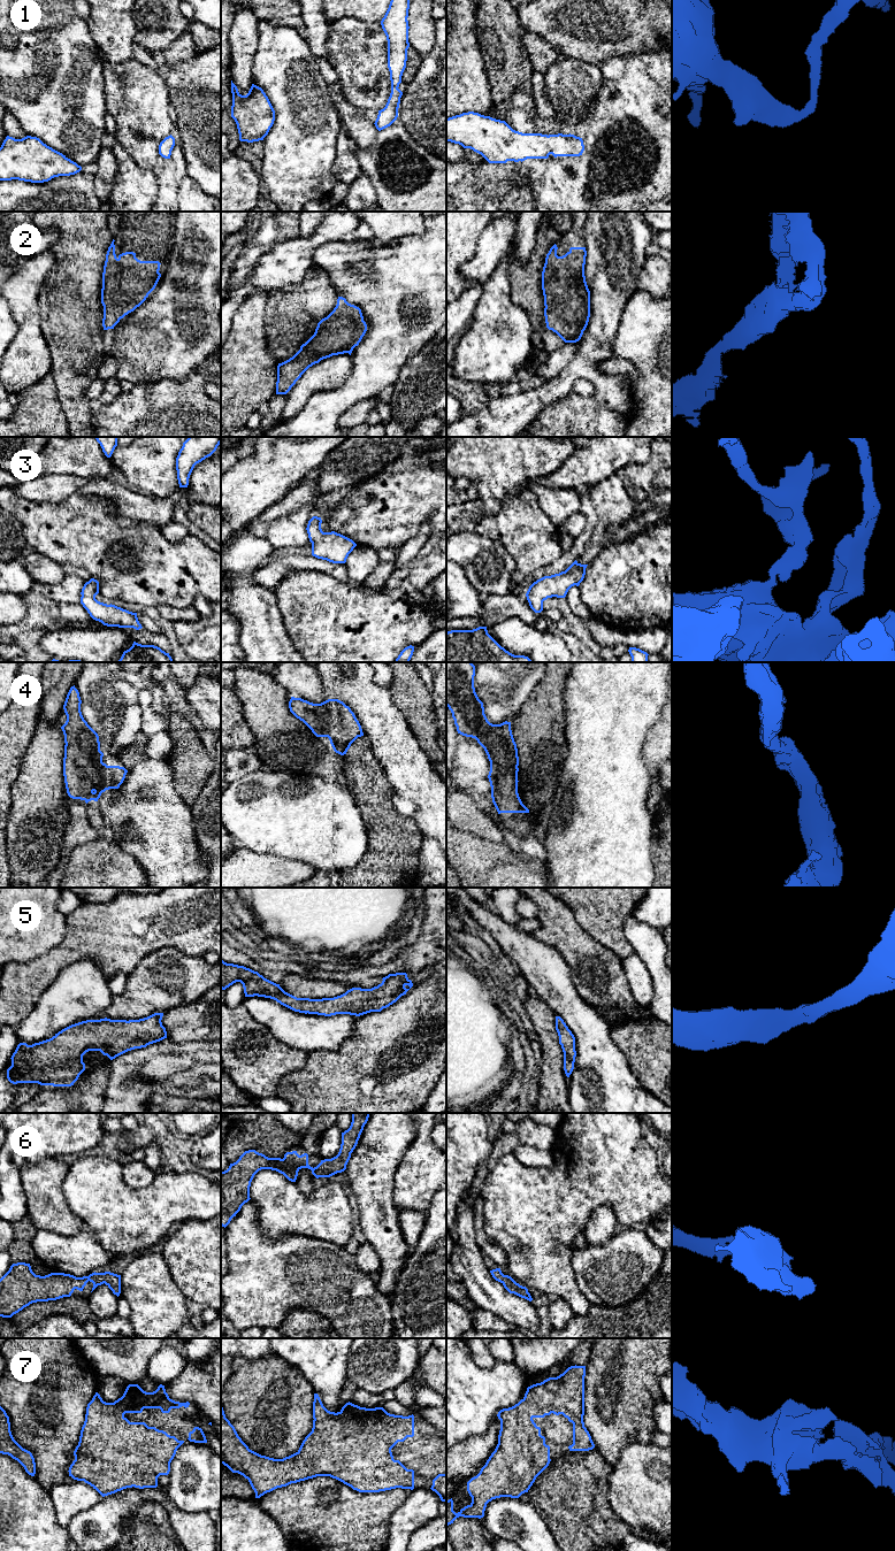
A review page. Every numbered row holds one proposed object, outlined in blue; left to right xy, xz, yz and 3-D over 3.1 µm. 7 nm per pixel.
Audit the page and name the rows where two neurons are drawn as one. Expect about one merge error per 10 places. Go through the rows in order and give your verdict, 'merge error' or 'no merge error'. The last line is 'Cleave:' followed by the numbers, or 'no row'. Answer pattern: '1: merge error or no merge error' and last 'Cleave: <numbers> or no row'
1: no merge error
2: no merge error
3: no merge error
4: no merge error
5: no merge error
6: no merge error
7: no merge error
Cleave: no row

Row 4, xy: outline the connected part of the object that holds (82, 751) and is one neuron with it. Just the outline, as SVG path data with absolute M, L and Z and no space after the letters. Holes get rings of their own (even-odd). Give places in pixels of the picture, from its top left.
M74 685L63 705L67 715L61 727L66 743L63 776L68 796L87 804L98 801L106 790L118 789L128 770L102 762L99 736L84 720L81 704L79 692Z

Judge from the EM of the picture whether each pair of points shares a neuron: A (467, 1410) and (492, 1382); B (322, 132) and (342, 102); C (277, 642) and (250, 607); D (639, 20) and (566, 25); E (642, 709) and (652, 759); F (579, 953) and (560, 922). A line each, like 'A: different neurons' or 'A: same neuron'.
A: same neuron
B: different neurons
C: same neuron
D: same neuron
E: different neurons
F: same neuron

